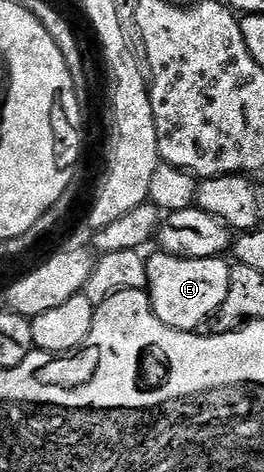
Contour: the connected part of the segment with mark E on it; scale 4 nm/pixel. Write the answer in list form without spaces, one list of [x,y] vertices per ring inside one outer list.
[[[155,252],[155,255],[146,259],[147,263],[147,286],[146,291],[151,300],[151,313],[174,330],[195,332],[206,323],[207,317],[216,314],[225,304],[225,295],[229,292],[229,276],[231,275],[232,263],[226,262],[226,257],[218,258],[178,258],[172,254]]]

